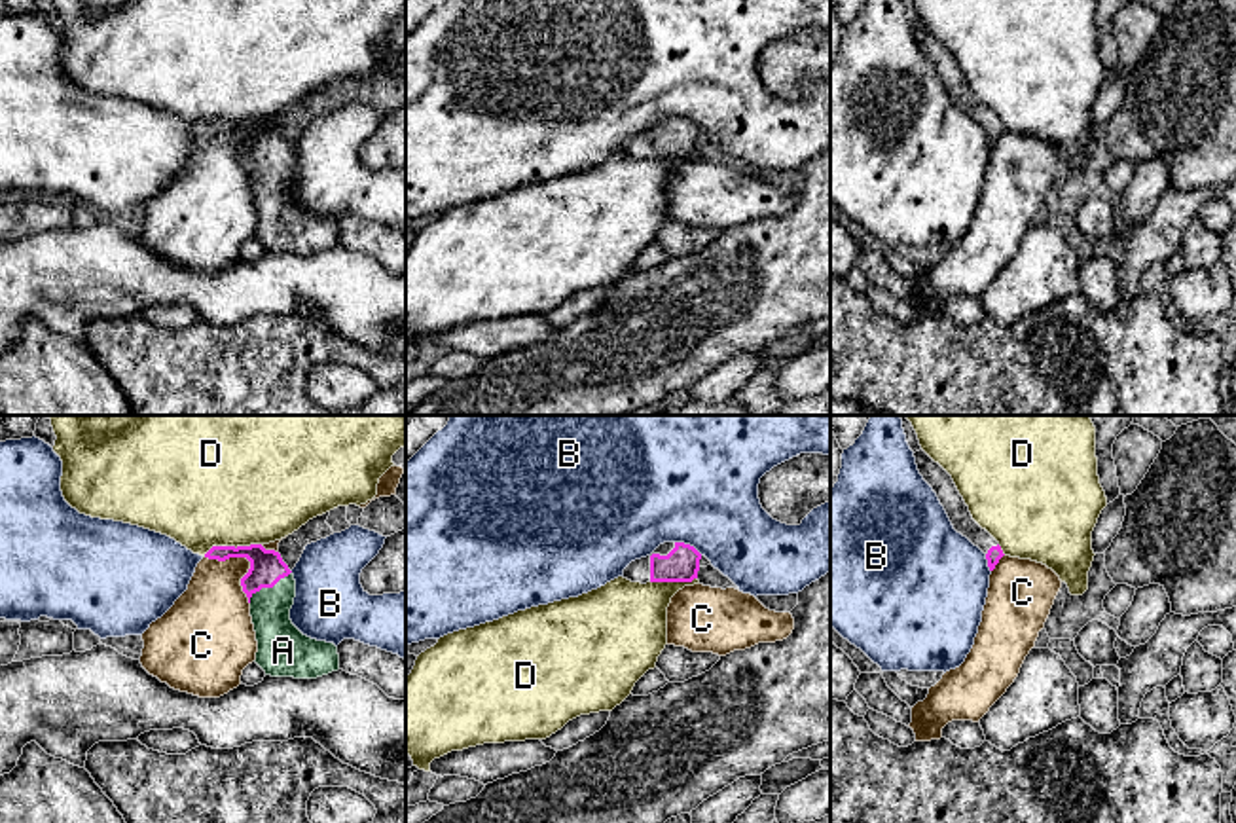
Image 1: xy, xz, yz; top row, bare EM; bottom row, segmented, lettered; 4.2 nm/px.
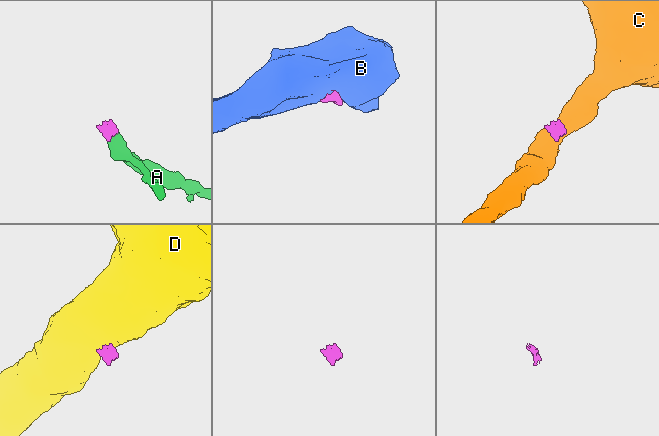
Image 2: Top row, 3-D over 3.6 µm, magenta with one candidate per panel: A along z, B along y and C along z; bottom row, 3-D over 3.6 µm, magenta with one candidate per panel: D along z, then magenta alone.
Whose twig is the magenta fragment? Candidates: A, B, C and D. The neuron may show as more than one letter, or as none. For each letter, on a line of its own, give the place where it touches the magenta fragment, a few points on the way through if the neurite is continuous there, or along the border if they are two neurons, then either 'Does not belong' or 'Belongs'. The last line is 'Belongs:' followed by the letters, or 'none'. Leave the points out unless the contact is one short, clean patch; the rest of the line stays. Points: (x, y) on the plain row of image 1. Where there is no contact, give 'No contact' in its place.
A: Touches magenta at xy (268, 162). Path across: xy (266, 145), (268, 162), (272, 200), (281, 219). Belongs
B: Touches magenta at xz (689, 120). Boundary: xz (675, 116), (689, 118), (702, 129). Does not belong
C: Touches magenta at xy (249, 135). Boundary: xy (205, 131), (249, 137), (249, 146), (241, 154), (249, 179). Does not belong
D: Touches magenta at xy (232, 122). Boundary: xy (260, 118), (213, 122), (203, 131). Does not belong
Belongs: A

